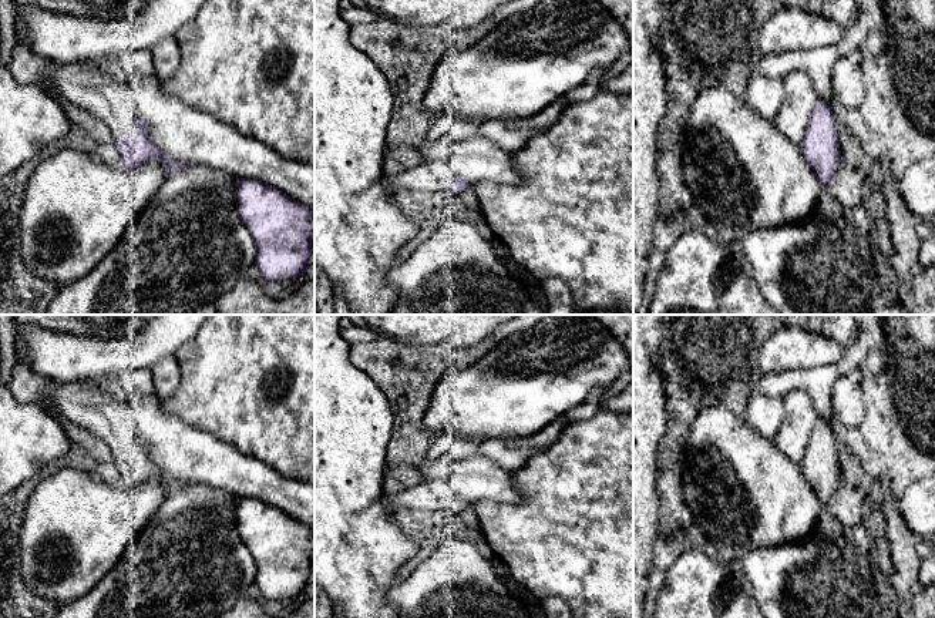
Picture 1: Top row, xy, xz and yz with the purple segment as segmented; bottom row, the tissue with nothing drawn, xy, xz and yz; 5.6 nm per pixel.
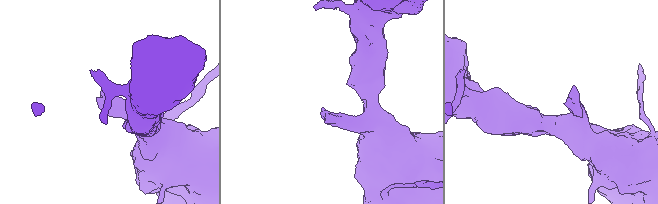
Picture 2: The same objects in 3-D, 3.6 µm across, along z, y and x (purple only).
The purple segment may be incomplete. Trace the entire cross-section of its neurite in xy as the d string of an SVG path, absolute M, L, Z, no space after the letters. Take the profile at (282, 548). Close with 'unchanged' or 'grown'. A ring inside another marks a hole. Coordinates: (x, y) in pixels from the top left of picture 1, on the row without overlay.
M236 497L235 520L238 541L248 547L255 562L255 584L265 599L279 601L302 594L310 581L315 561L312 527L256 498Z; unchanged

